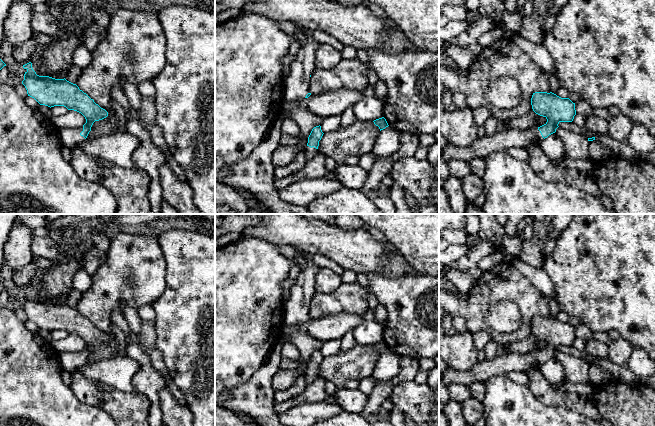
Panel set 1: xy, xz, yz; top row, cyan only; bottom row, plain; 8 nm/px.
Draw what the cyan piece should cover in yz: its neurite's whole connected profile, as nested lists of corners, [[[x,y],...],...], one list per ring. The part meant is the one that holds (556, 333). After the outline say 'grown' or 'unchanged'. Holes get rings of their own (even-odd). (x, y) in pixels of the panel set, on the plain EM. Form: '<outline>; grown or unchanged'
[[[552,316],[533,317],[531,329],[536,338],[547,343],[544,349],[527,354],[510,353],[491,361],[485,360],[466,371],[448,368],[439,375],[439,384],[448,387],[458,383],[469,387],[474,382],[485,382],[490,377],[507,375],[512,371],[527,372],[555,357],[560,346],[572,346],[576,339],[575,327]]]; grown

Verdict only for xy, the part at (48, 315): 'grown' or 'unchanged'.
grown

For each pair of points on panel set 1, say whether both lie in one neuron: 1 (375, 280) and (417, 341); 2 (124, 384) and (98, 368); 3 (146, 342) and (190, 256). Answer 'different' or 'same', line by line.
1: same
2: same
3: different

